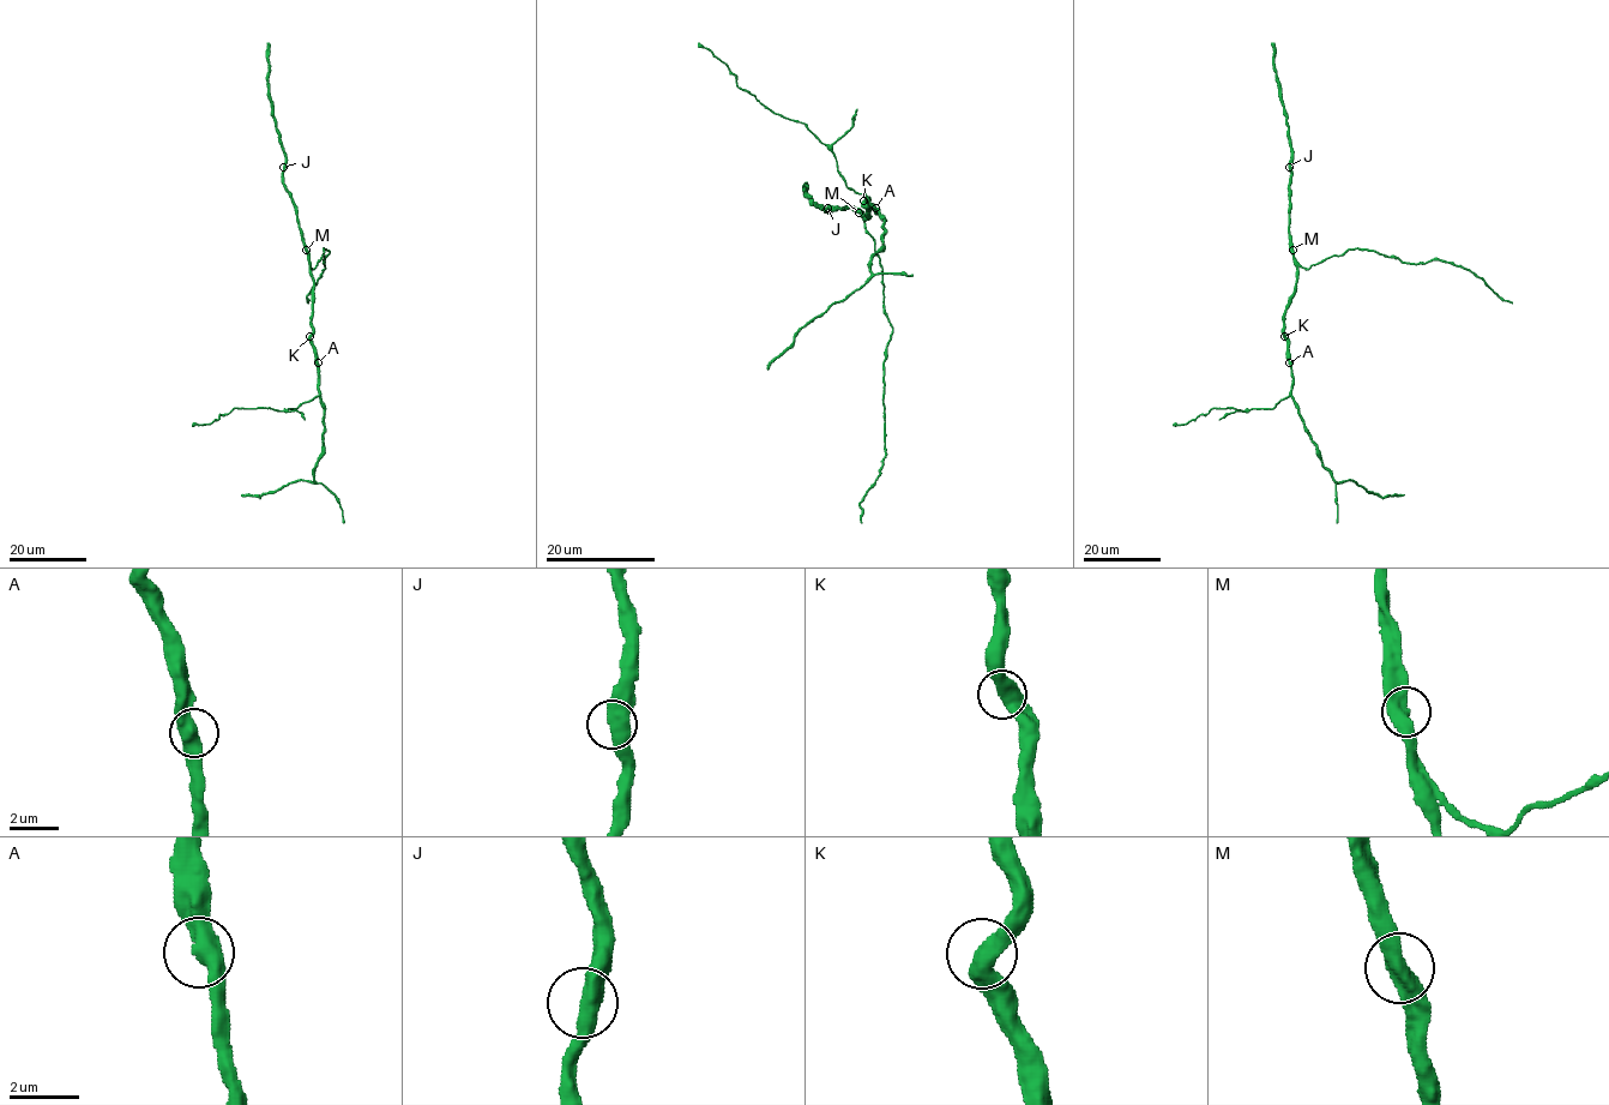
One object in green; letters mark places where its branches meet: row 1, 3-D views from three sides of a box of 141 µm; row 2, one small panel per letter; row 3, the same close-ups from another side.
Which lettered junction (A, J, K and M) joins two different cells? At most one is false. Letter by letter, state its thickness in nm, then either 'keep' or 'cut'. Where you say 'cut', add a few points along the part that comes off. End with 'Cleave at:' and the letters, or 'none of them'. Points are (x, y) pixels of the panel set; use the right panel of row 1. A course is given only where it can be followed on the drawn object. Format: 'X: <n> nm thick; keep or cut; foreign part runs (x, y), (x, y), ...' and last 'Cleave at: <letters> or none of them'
A: 500 nm thick; keep
J: 500 nm thick; keep
K: 550 nm thick; keep
M: 550 nm thick; keep
Cleave at: none of them

